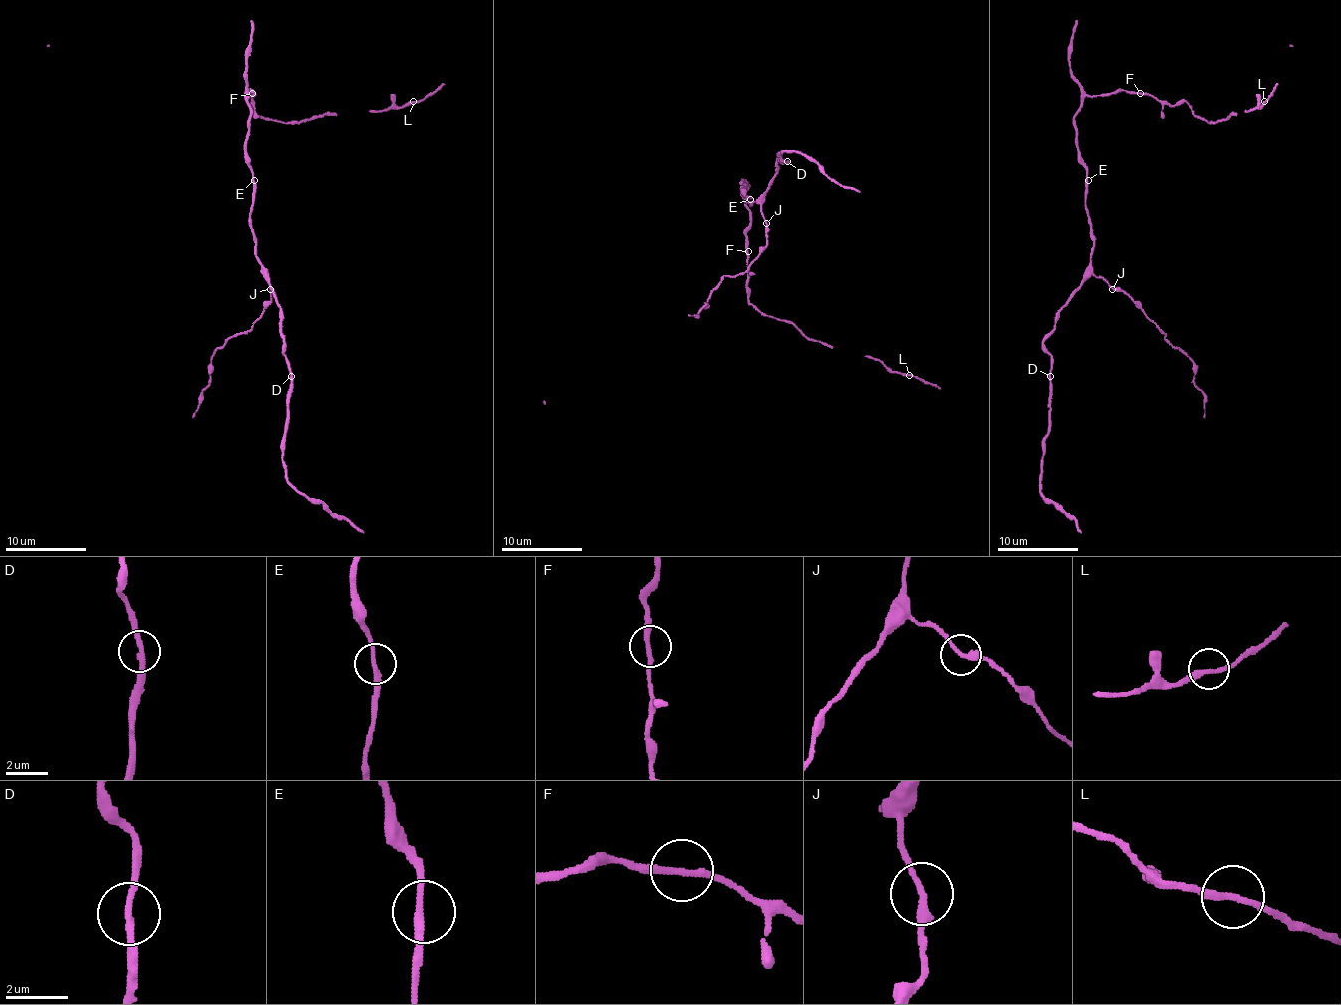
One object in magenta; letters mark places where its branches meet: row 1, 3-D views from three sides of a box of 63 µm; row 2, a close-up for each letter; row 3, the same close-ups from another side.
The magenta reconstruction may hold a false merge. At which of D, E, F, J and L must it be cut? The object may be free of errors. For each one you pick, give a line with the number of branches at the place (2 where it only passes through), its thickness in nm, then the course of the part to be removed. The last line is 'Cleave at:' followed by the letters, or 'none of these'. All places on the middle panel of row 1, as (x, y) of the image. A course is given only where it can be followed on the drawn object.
Cleave at: none of these

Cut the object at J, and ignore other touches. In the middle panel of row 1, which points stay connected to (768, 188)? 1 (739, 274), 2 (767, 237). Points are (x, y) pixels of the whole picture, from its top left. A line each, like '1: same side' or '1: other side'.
1: other side
2: other side

